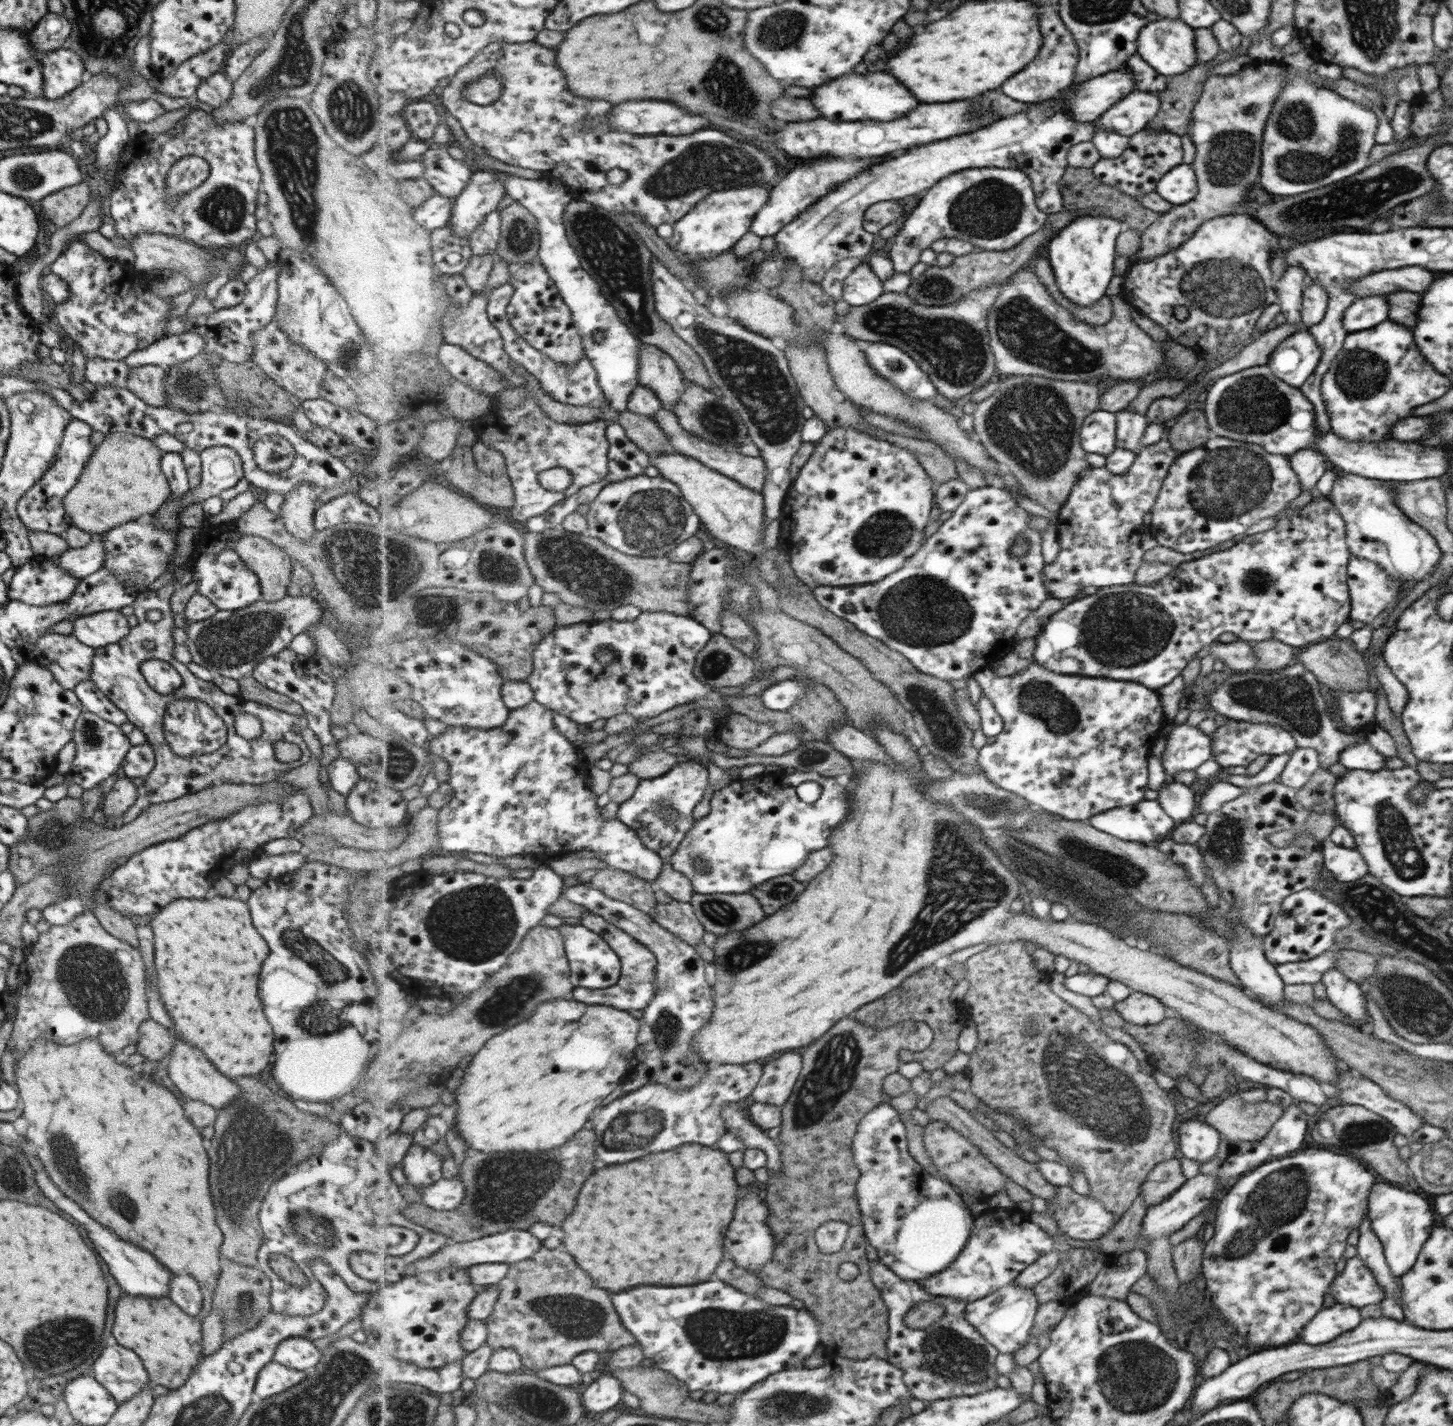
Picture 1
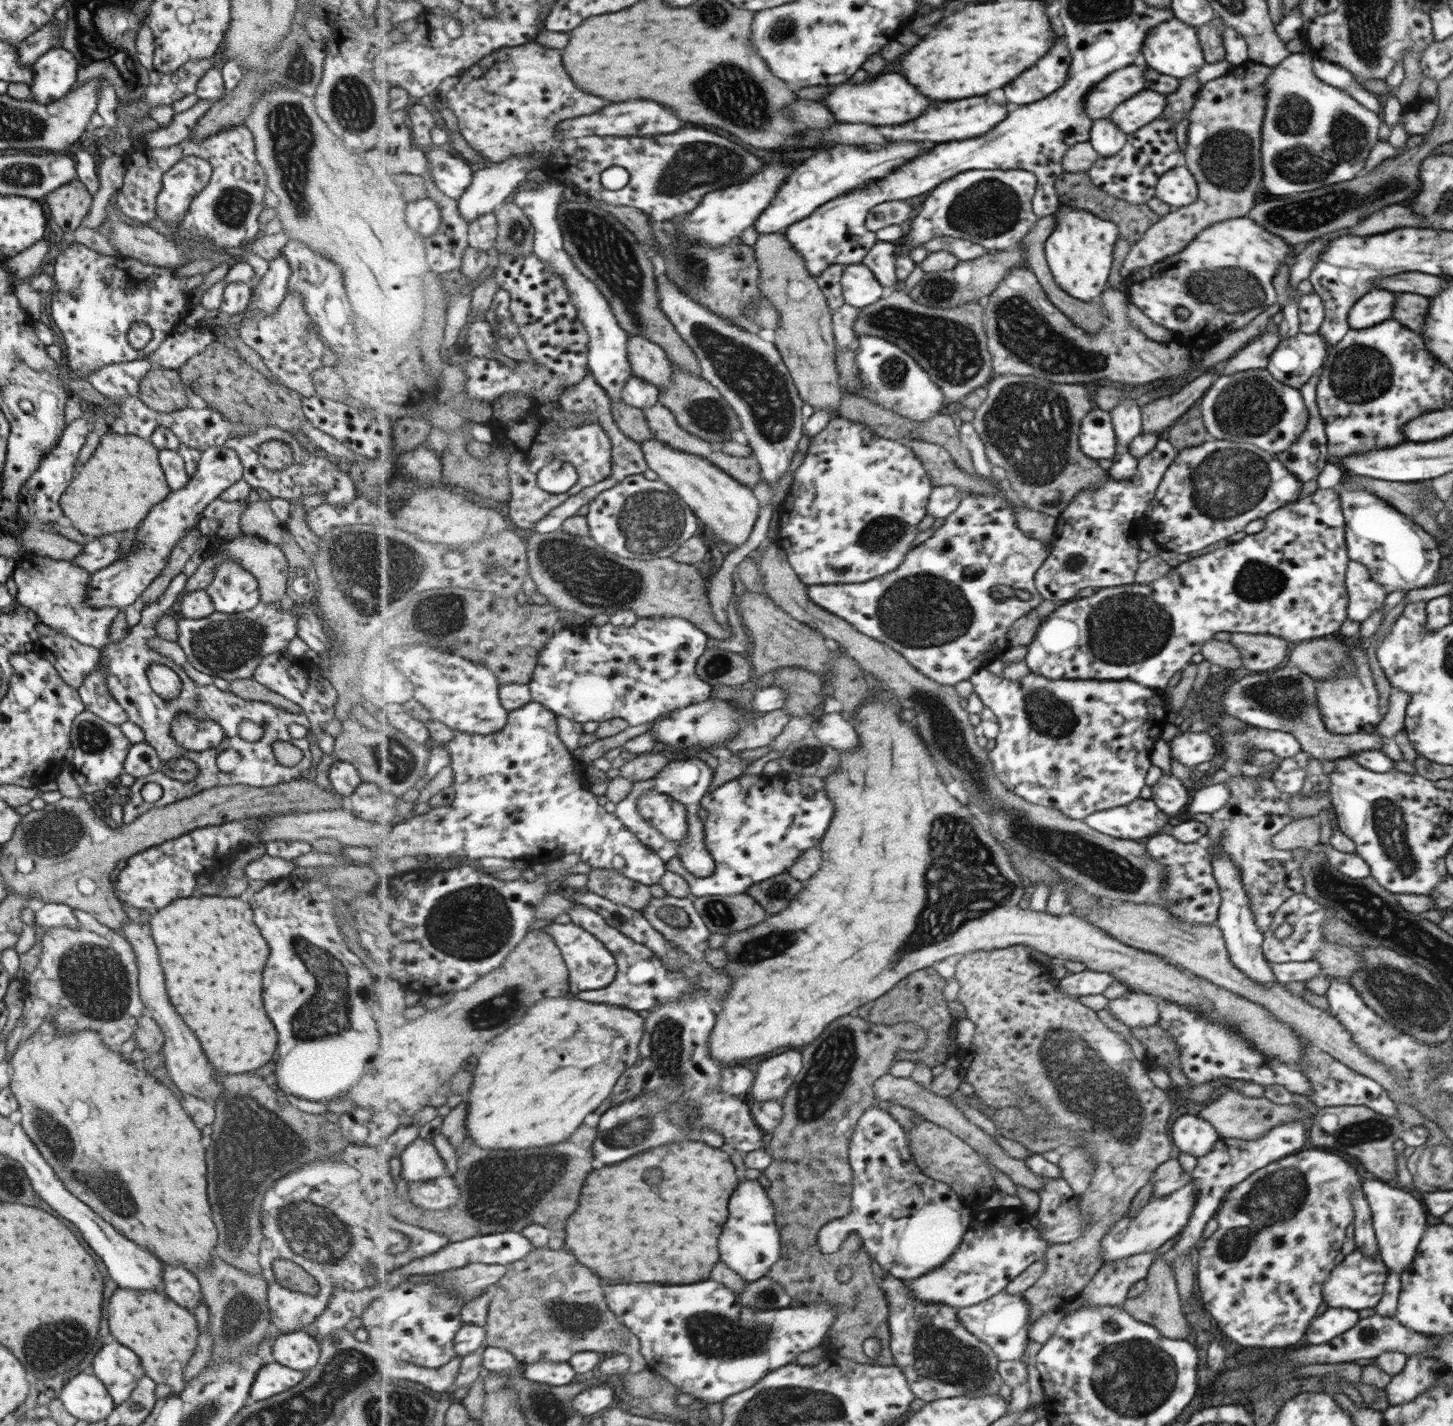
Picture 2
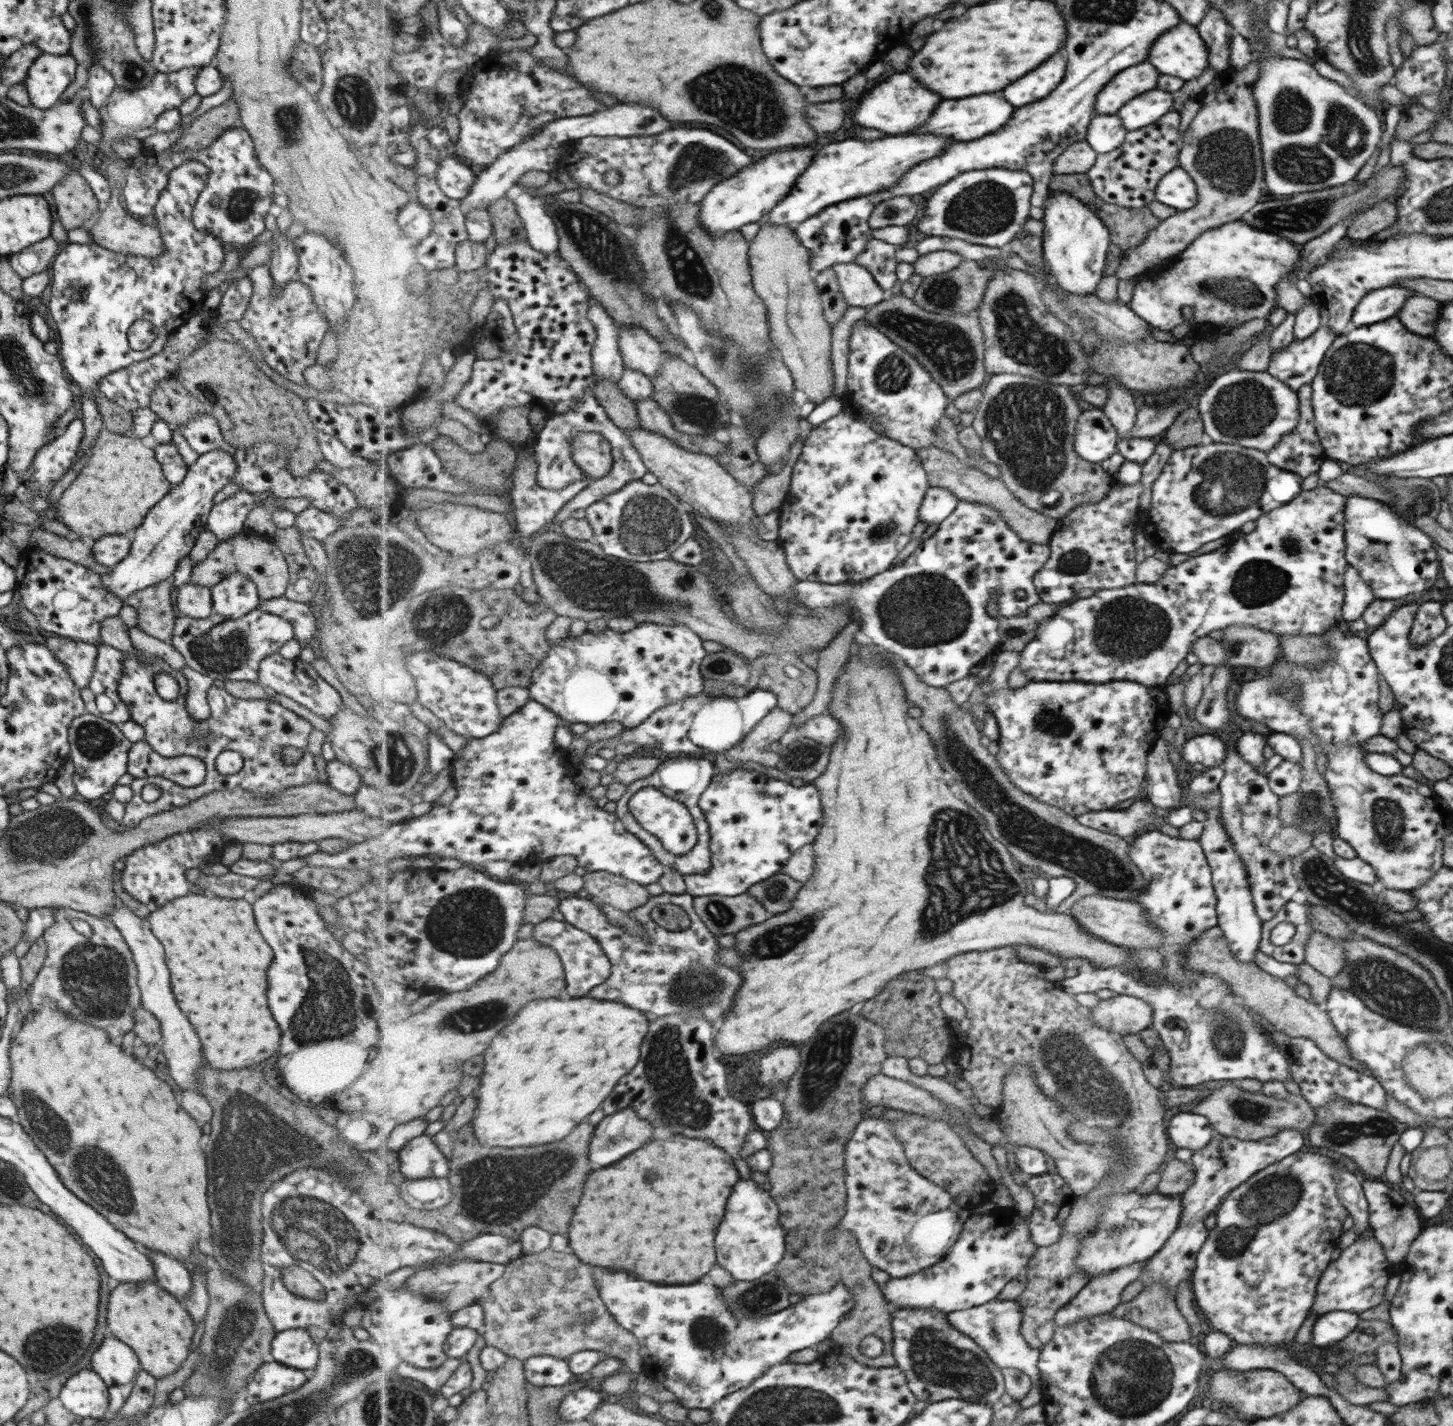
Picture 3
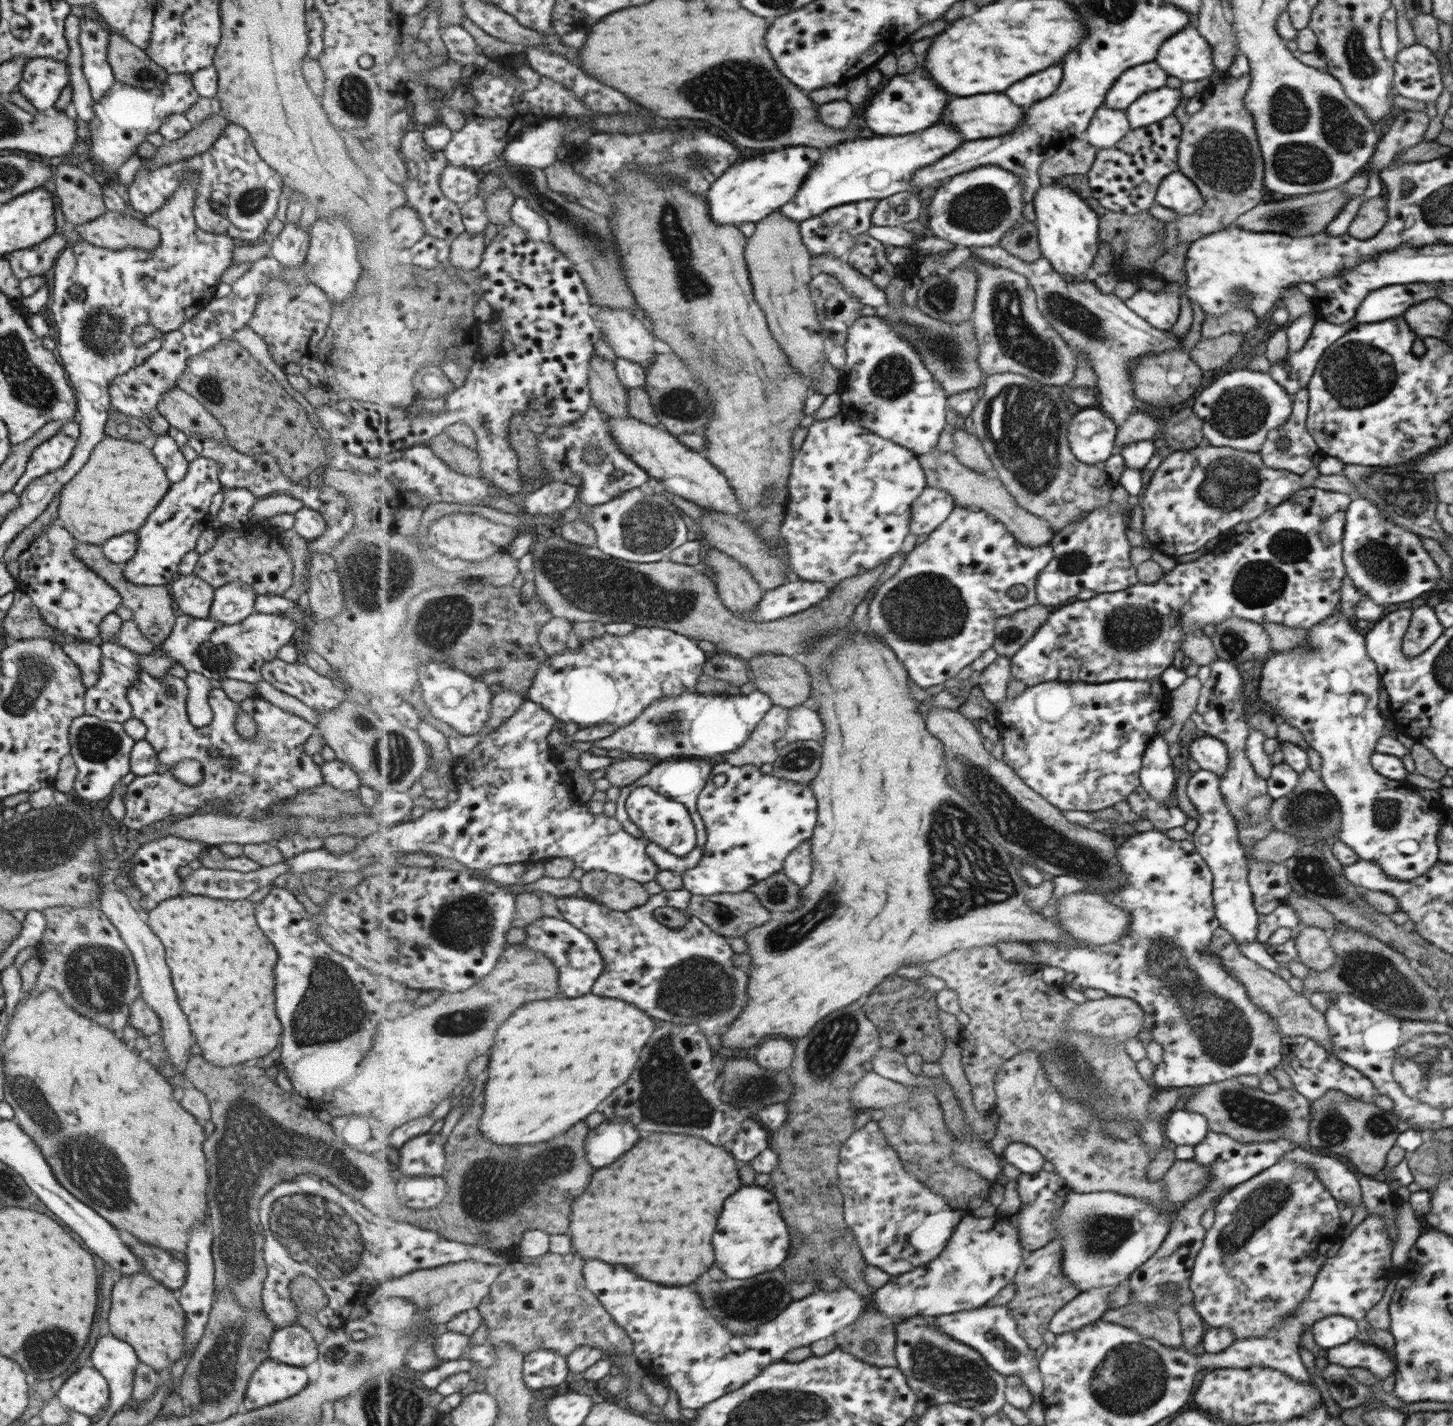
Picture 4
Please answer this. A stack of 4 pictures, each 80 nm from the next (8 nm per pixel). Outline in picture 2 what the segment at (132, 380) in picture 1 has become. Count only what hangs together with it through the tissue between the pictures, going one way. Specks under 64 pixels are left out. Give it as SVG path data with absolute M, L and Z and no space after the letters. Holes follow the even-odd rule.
M153 366L139 381L138 399L155 412L173 412L188 404L177 371Z

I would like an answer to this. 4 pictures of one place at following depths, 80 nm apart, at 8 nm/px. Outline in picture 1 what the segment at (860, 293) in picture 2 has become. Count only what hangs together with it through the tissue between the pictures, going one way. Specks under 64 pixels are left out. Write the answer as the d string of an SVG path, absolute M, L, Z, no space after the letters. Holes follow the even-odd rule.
M868 263L855 267L855 270L845 279L843 296L852 308L871 305L883 297L883 294L887 294L884 281L873 272Z

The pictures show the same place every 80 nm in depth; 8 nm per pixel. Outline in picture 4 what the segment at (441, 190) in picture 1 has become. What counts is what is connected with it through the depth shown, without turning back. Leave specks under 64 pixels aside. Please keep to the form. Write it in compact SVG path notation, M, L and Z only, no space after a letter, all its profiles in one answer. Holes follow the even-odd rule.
M447 163L440 178L440 185L447 198L464 204L477 196L482 182L481 171Z

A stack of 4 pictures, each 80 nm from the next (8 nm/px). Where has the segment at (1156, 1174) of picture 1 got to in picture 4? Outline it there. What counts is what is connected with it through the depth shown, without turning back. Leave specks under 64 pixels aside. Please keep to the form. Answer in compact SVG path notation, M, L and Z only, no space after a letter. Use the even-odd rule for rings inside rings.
M1193 1159L1173 1161L1162 1176L1163 1188L1168 1201L1181 1203L1188 1198L1195 1198L1210 1180L1206 1166Z

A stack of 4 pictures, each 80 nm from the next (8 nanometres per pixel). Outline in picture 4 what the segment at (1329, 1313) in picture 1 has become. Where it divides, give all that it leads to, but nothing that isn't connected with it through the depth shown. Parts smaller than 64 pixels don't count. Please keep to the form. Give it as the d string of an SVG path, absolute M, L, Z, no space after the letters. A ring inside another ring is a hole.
M1332 1314L1313 1324L1310 1331L1315 1345L1322 1349L1333 1349L1334 1346L1346 1344L1355 1338L1358 1322L1340 1314Z

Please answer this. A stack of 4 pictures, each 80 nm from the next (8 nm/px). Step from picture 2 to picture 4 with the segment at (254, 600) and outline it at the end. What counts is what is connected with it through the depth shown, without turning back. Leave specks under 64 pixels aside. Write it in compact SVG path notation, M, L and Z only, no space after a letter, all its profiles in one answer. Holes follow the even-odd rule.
M231 581L213 591L208 617L220 624L237 624L254 612L256 593L239 581Z

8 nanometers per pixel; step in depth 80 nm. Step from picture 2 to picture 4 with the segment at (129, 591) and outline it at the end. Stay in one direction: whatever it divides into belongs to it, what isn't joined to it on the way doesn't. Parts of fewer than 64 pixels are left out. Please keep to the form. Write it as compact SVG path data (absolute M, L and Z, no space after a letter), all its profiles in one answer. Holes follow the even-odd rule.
M198 456L188 463L183 478L170 483L163 498L135 532L136 551L127 562L121 564L121 576L135 586L170 584L177 576L181 557L195 548L195 540L199 538L201 531L211 526L210 521L213 518L208 512L209 504L212 496L221 488L218 481L218 462Z

